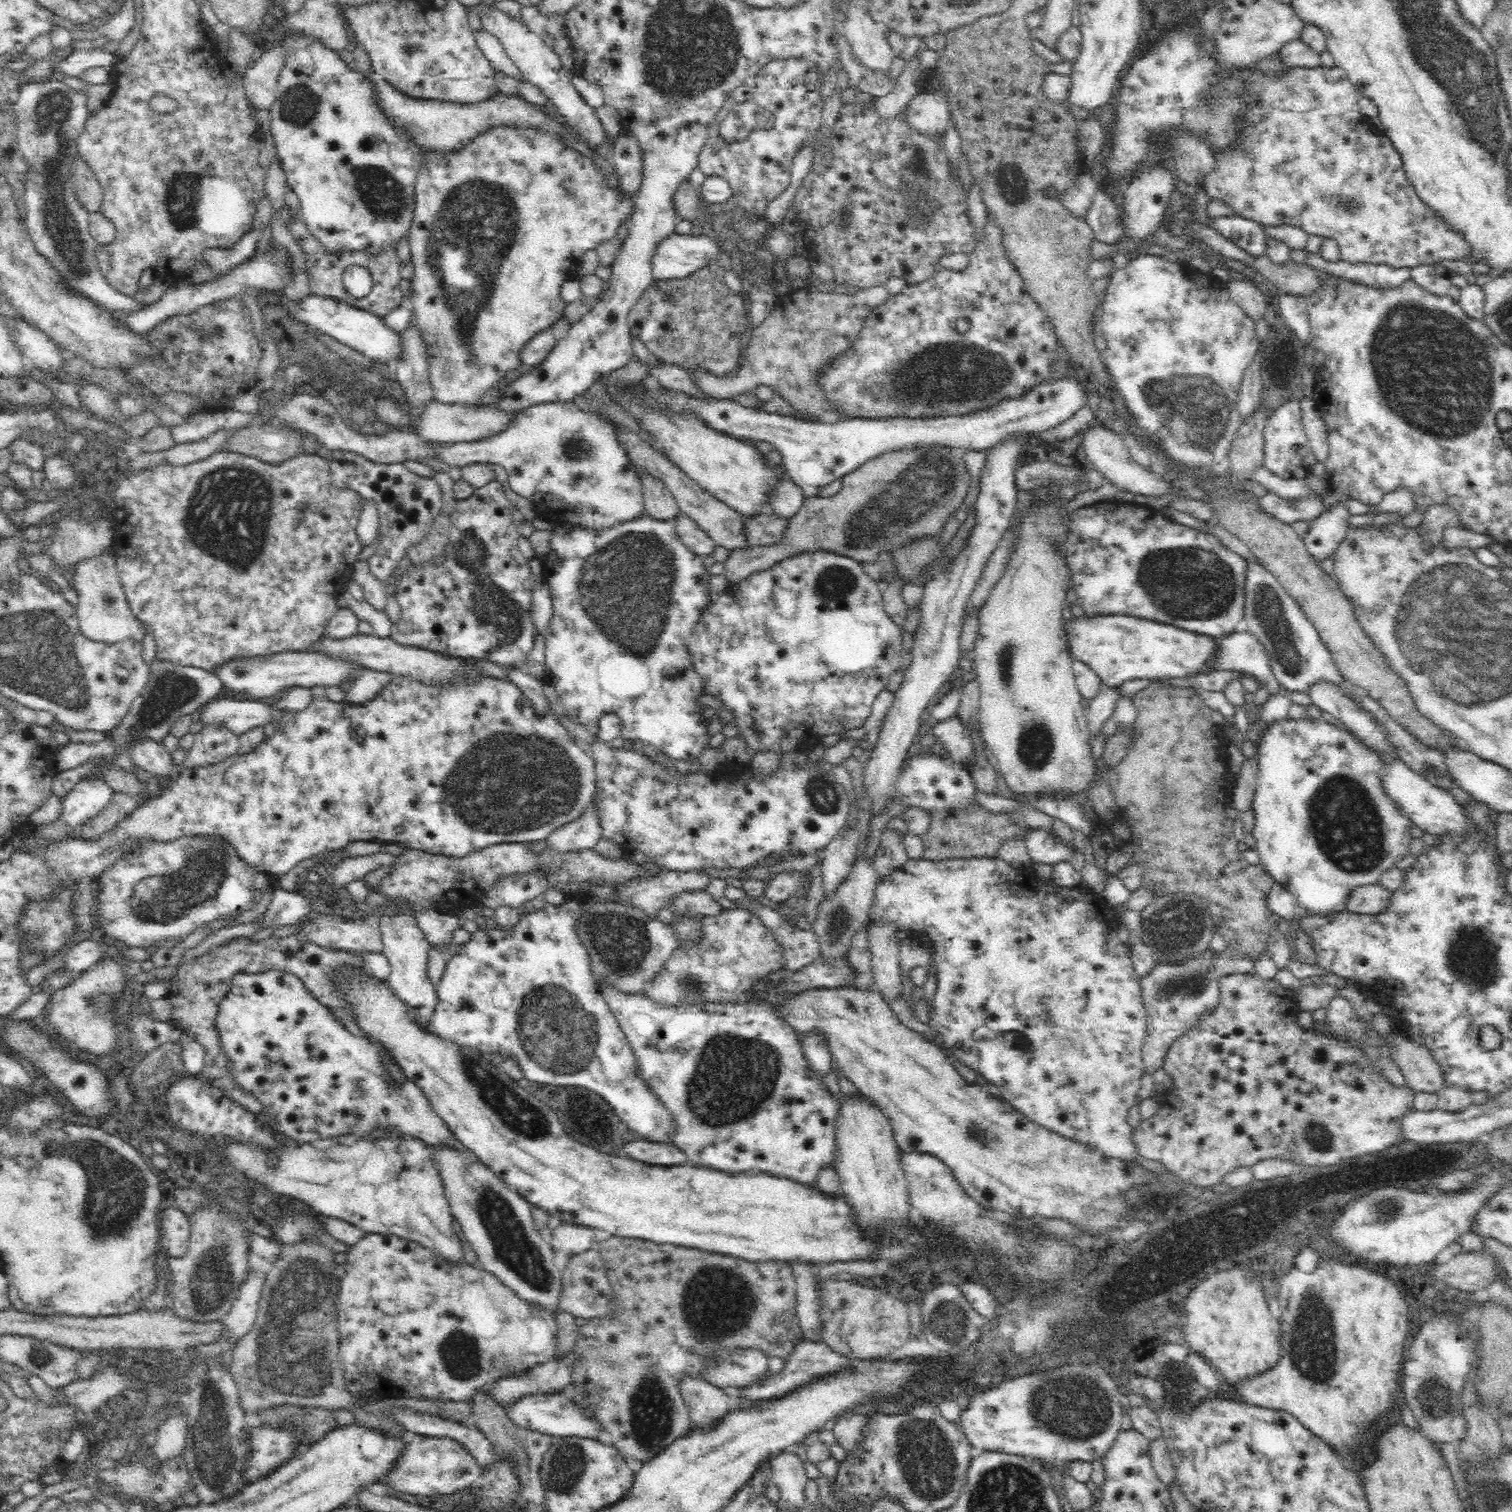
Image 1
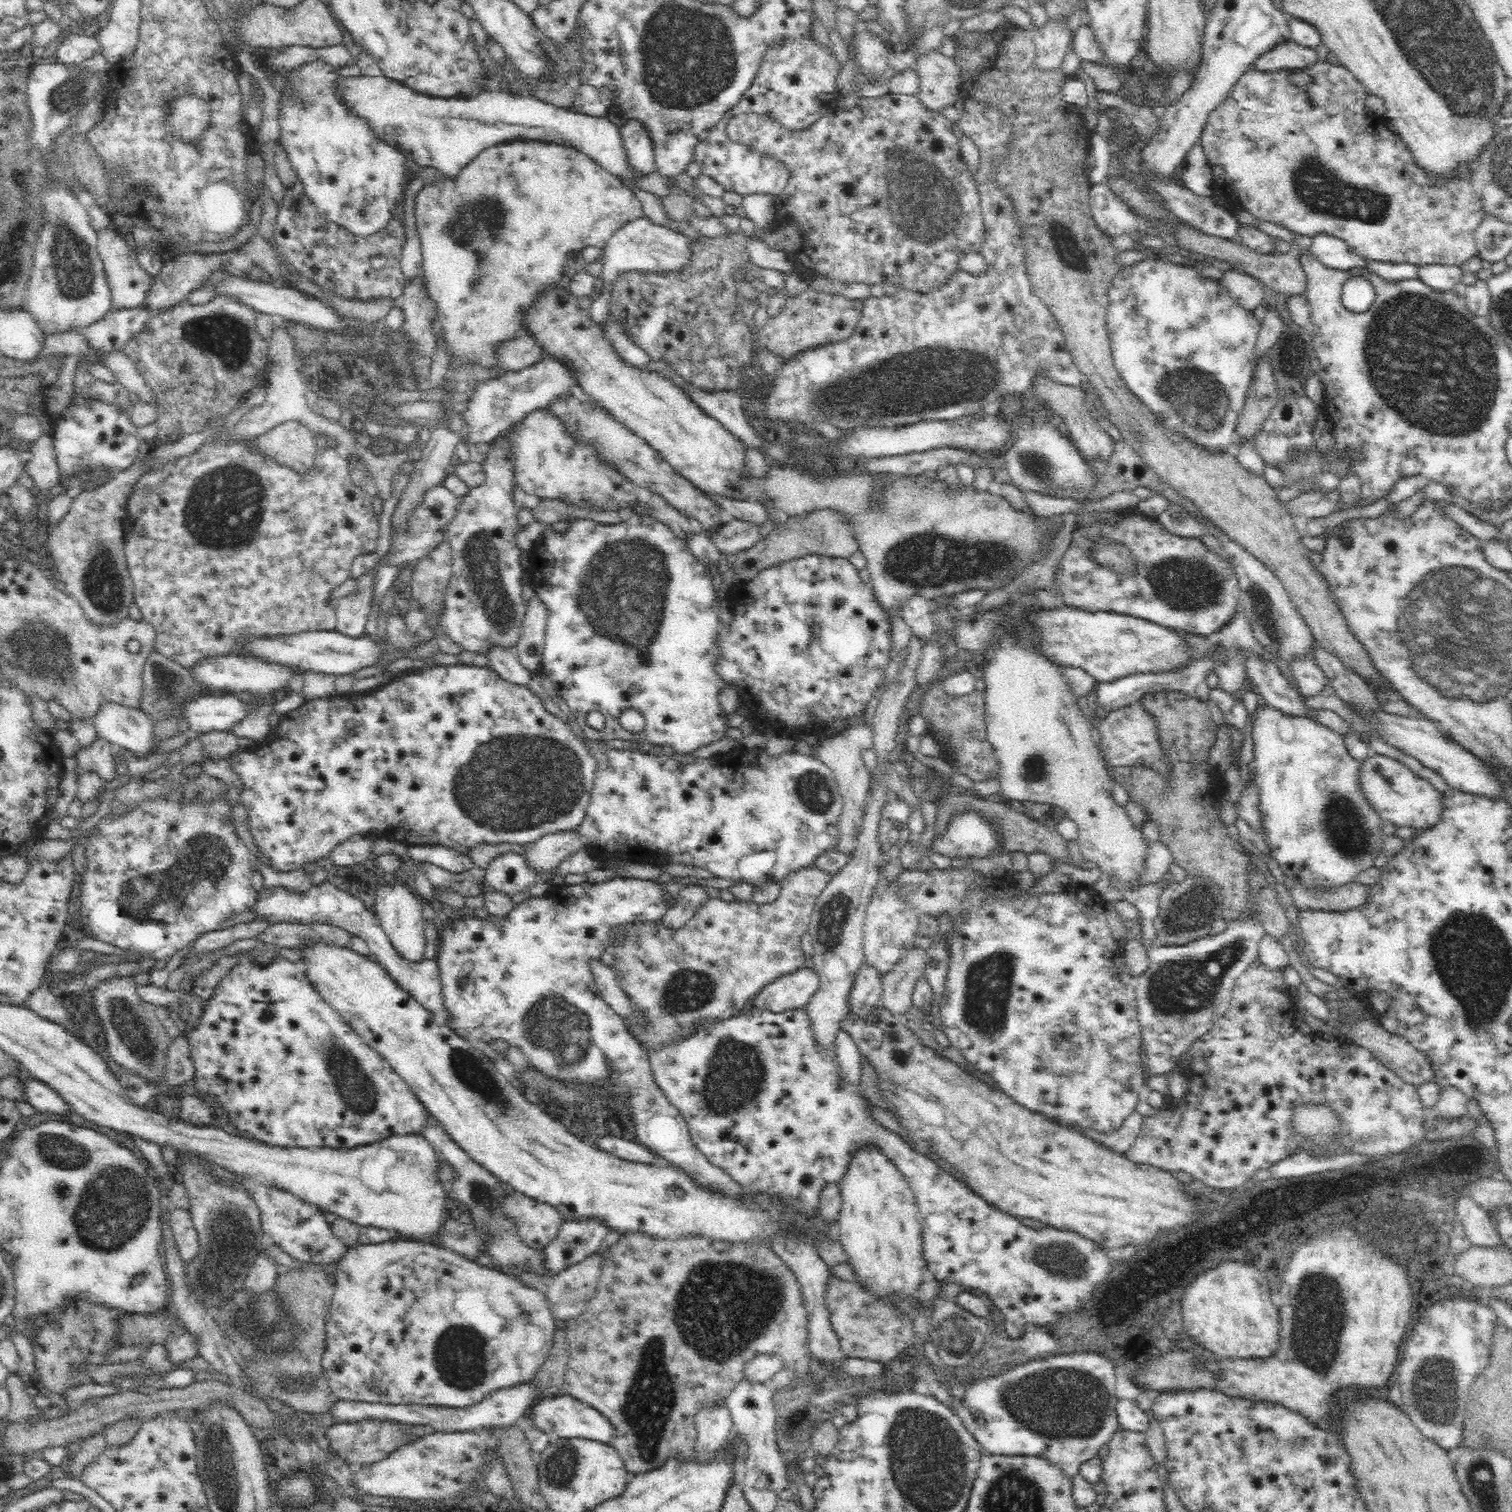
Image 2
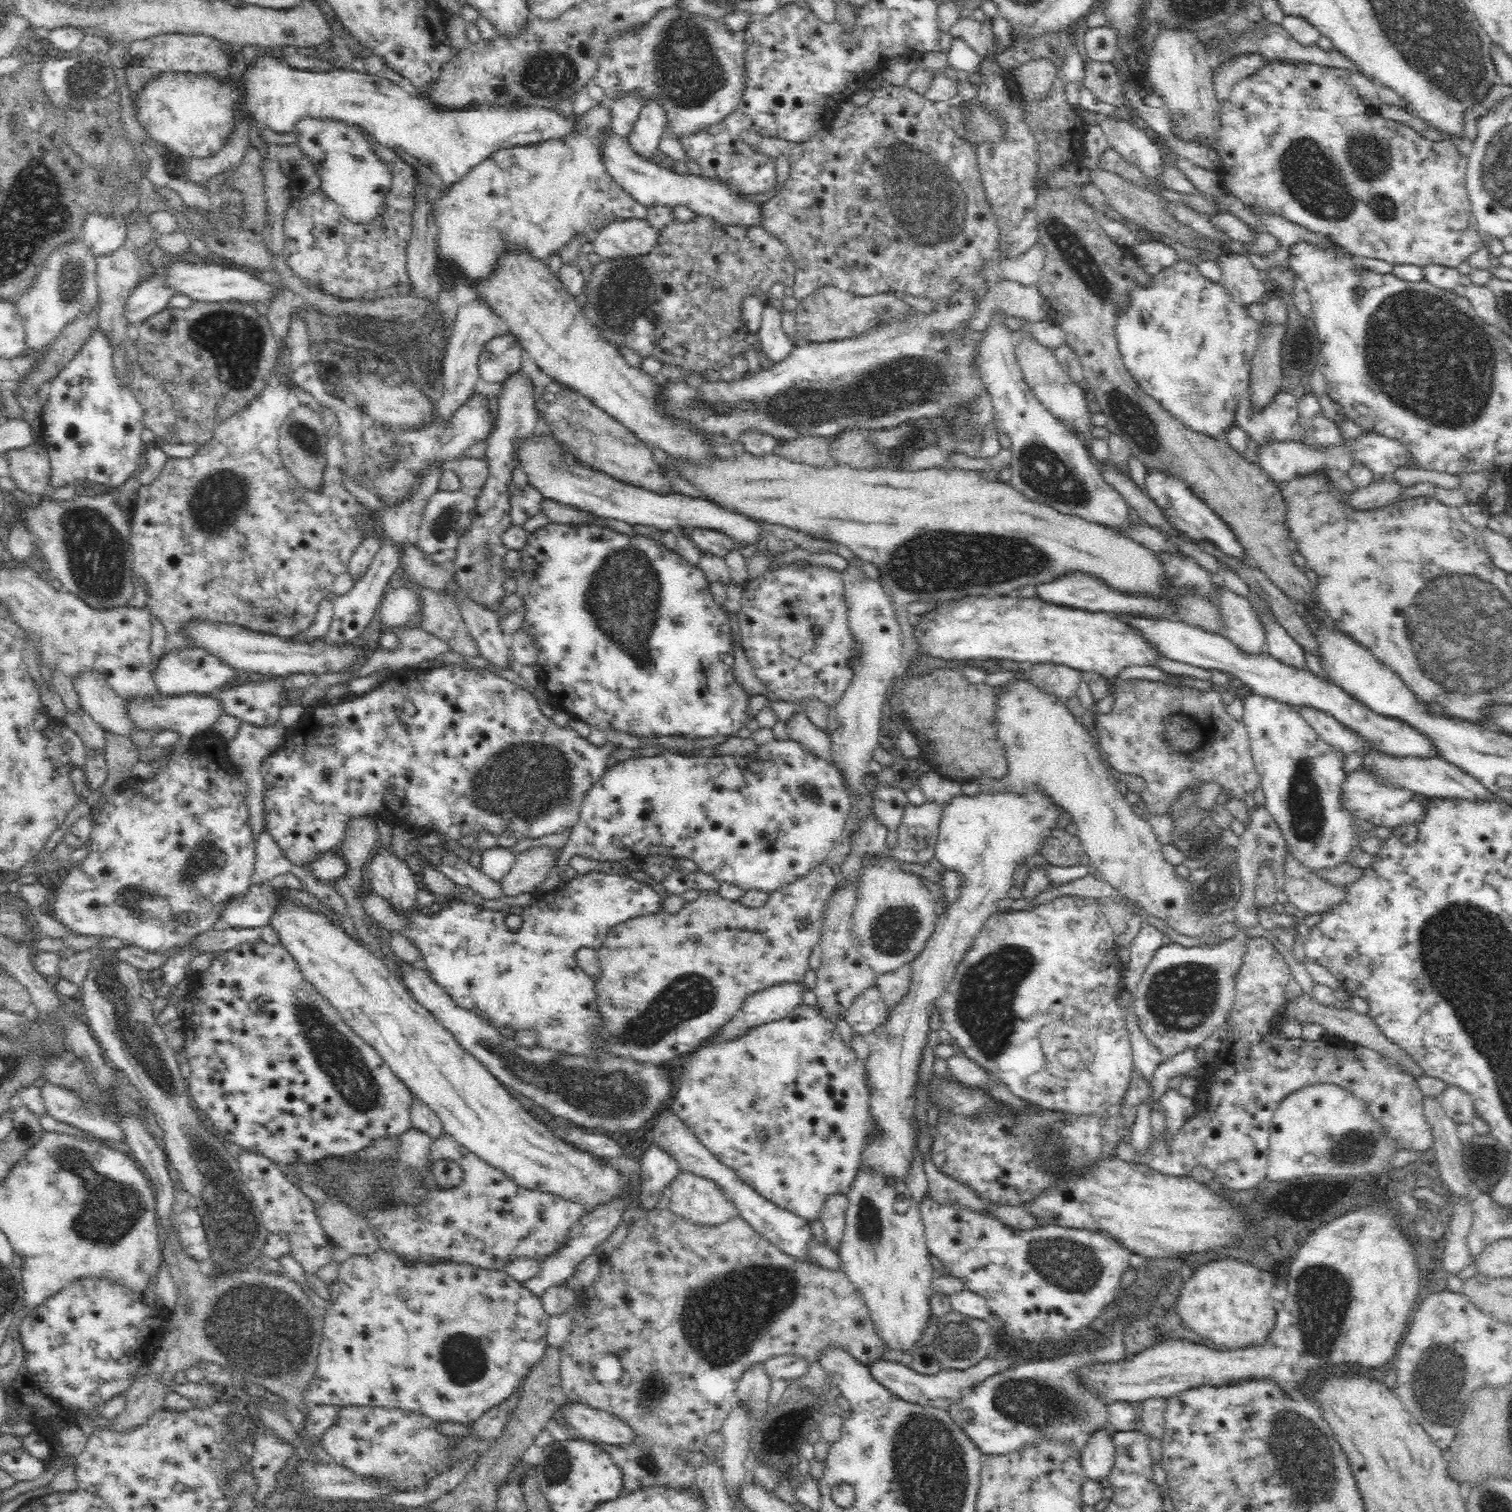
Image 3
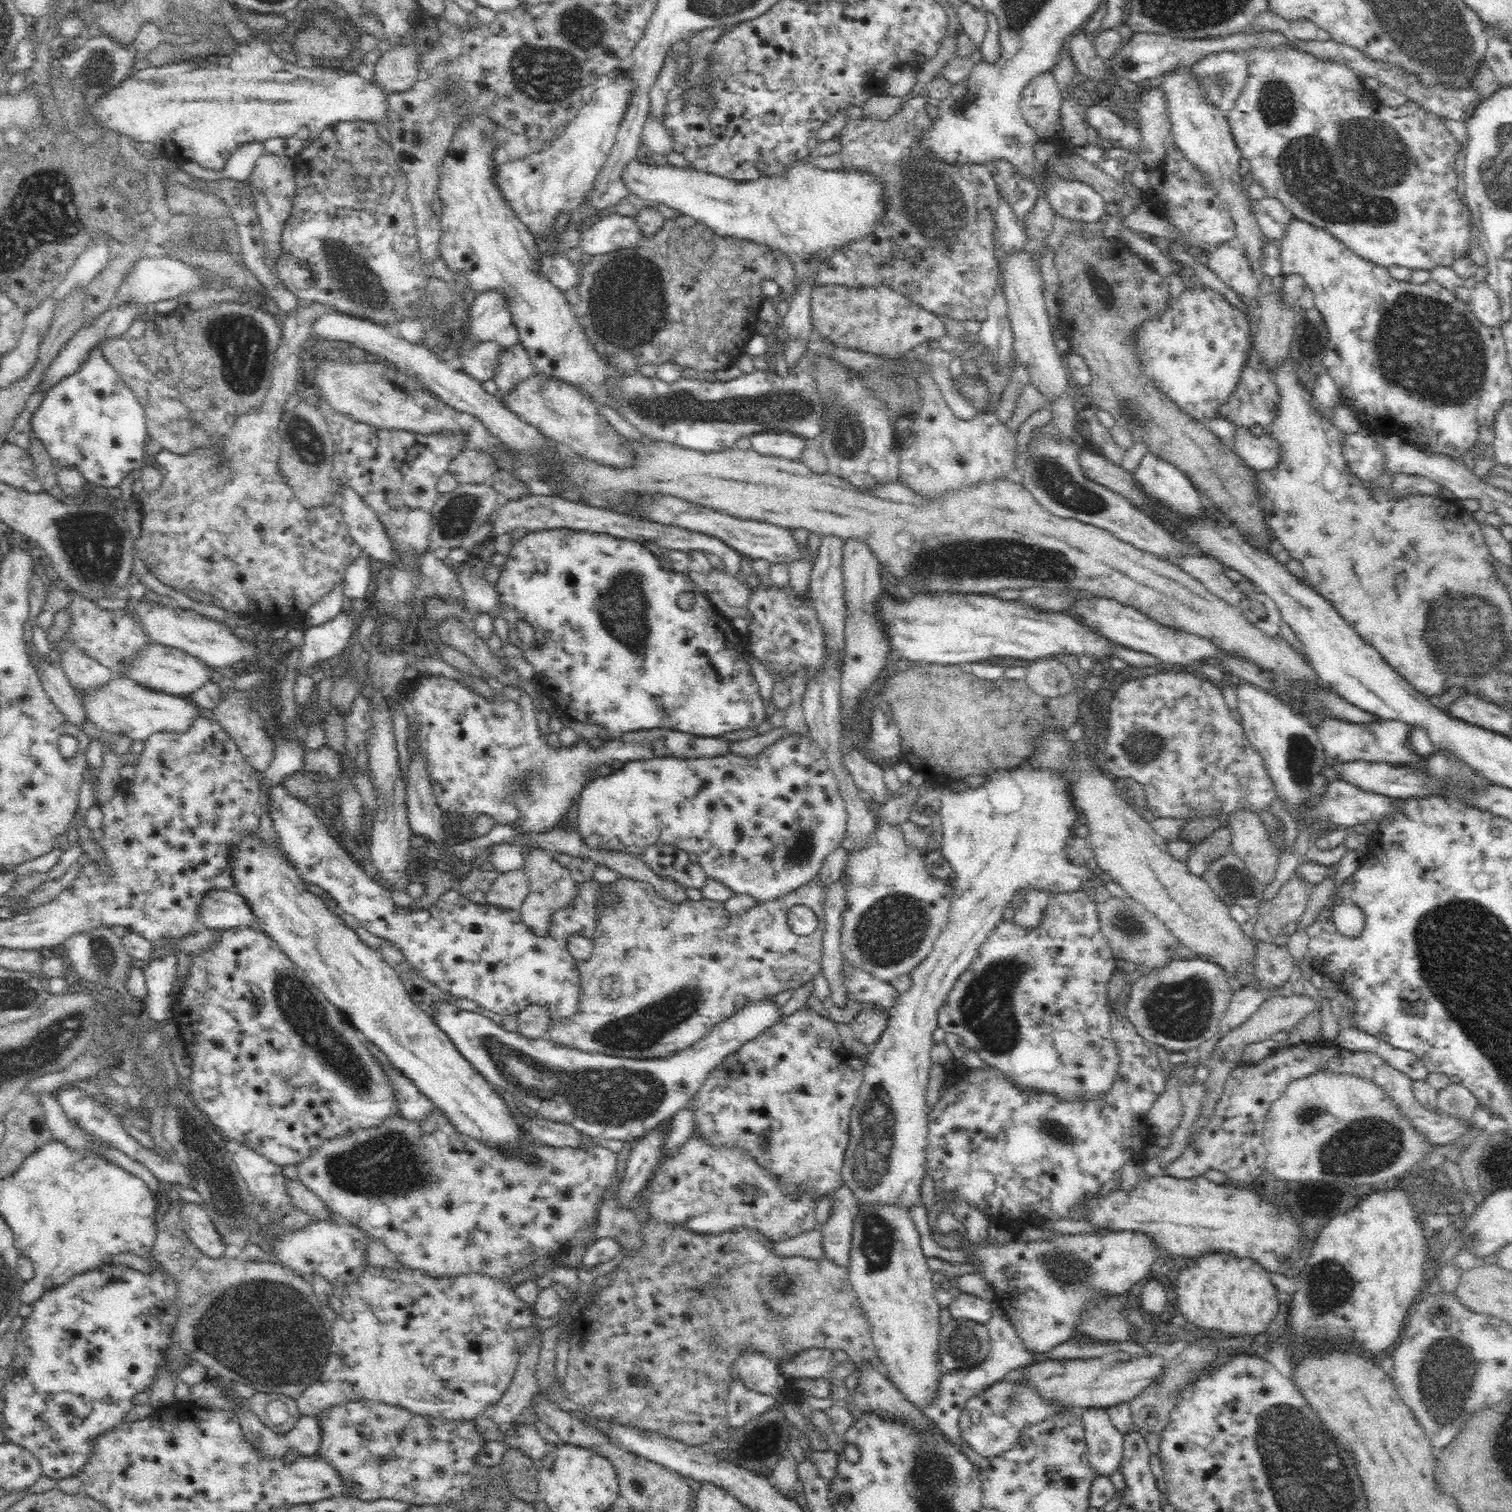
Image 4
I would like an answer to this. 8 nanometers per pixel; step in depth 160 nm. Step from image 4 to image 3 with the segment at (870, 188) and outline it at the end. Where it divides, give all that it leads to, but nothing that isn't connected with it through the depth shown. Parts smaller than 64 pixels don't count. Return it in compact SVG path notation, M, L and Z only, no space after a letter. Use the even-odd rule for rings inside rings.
M610 133L605 138L603 149L605 165L610 176L626 191L626 194L645 207L663 206L673 209L675 206L686 206L694 214L727 228L750 230L750 228L758 228L766 224L763 206L768 204L769 200L763 204L760 204L758 200L750 200L735 186L719 178L691 173L680 174L672 167L660 167L656 162L652 162L650 157L638 154L631 147L630 141L620 139L614 133Z

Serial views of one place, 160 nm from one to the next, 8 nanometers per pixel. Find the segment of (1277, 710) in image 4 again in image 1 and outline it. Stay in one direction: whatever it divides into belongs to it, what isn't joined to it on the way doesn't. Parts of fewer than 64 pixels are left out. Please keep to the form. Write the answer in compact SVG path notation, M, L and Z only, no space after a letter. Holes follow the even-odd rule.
M1280 718L1274 720L1272 724L1266 724L1262 728L1262 736L1256 742L1258 774L1253 812L1255 813L1255 827L1252 834L1255 837L1255 850L1259 853L1262 866L1276 879L1290 890L1290 893L1296 896L1296 901L1300 908L1306 909L1310 914L1325 914L1335 911L1342 911L1343 905L1350 897L1350 893L1355 890L1356 886L1376 883L1380 872L1387 868L1395 866L1396 861L1408 853L1407 845L1412 838L1406 828L1412 826L1396 805L1384 795L1378 779L1378 770L1380 770L1380 761L1373 748L1361 744L1353 735L1344 729L1332 725L1329 718L1322 719L1291 719Z

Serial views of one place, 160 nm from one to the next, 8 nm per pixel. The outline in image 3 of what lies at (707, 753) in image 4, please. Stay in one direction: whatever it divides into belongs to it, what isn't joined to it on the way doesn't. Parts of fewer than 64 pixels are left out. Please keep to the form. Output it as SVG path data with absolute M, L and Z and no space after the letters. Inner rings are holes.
M453 665L448 667L437 667L433 669L420 669L420 668L413 668L410 666L404 667L402 669L395 669L395 671L376 689L372 692L363 694L363 695L356 695L351 694L348 696L343 703L340 703L336 706L330 705L328 702L322 700L315 704L313 707L308 708L306 710L306 715L303 715L300 722L292 728L292 739L288 739L285 742L285 748L280 747L266 762L263 764L262 772L264 773L264 784L267 791L265 792L265 806L267 806L268 811L268 822L269 822L269 831L272 833L272 836L278 841L278 844L281 844L281 847L284 849L284 852L296 863L296 864L304 864L308 858L312 858L312 856L317 856L320 854L325 853L326 851L332 851L332 849L336 846L341 846L341 842L344 838L344 830L346 828L346 822L348 822L348 818L352 816L352 814L372 814L373 816L390 816L388 819L393 824L396 820L409 820L415 828L422 828L422 830L418 830L418 832L425 832L426 826L429 828L437 828L441 834L449 839L460 840L463 836L468 835L469 833L473 832L480 832L482 830L487 830L492 832L492 834L496 835L498 832L502 832L502 830L513 830L518 836L526 836L531 838L540 838L541 836L546 836L546 834L557 833L562 831L566 828L571 828L576 824L576 820L578 820L578 810L580 810L580 806L582 804L583 798L588 792L589 788L594 784L594 782L598 782L601 778L603 773L606 771L606 762L608 762L608 758L610 756L616 754L627 754L626 751L620 747L620 744L614 744L612 742L606 741L605 745L596 746L592 744L592 742L588 741L586 738L583 738L578 732L574 729L568 728L558 728L554 723L552 723L551 719L548 719L544 716L544 714L540 711L539 704L537 703L536 698L532 697L532 693L529 692L527 689L524 689L521 685L518 685L514 682L510 682L499 675L495 675L488 670L476 669L476 670L468 670L464 669L460 665ZM619 750L619 751L616 751ZM394 798L397 798L398 803L398 810L386 810L385 808L394 808ZM388 814L388 815L386 815Z

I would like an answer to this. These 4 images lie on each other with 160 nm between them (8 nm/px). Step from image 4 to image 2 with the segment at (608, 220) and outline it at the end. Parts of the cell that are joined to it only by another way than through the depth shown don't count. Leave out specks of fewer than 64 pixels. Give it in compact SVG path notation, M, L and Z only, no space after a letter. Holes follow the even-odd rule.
M646 216L626 222L621 228L615 229L606 240L601 250L601 275L603 280L610 282L618 273L628 270L674 270L688 262L690 247L686 237L666 226L660 226Z

